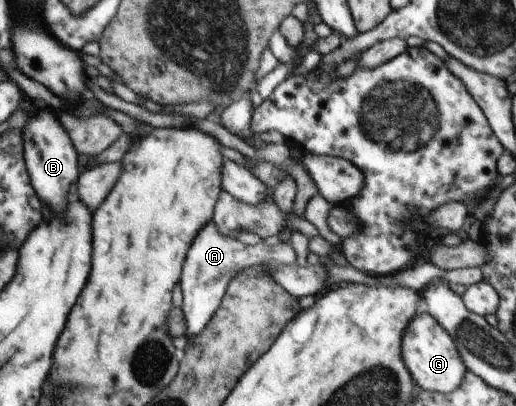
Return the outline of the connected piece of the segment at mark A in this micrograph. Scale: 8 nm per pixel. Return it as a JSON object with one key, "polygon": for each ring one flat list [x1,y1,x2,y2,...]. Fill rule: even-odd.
{"polygon":[[208,221,192,241,188,256,184,260,184,268,182,268,183,303,181,309,187,326,186,338,191,339,200,335,205,329,212,315,218,310,228,283,238,272,260,265,279,267,294,263,296,263,296,252,290,242,280,241,277,245,264,245,260,242,249,246,222,234,214,221]]}

